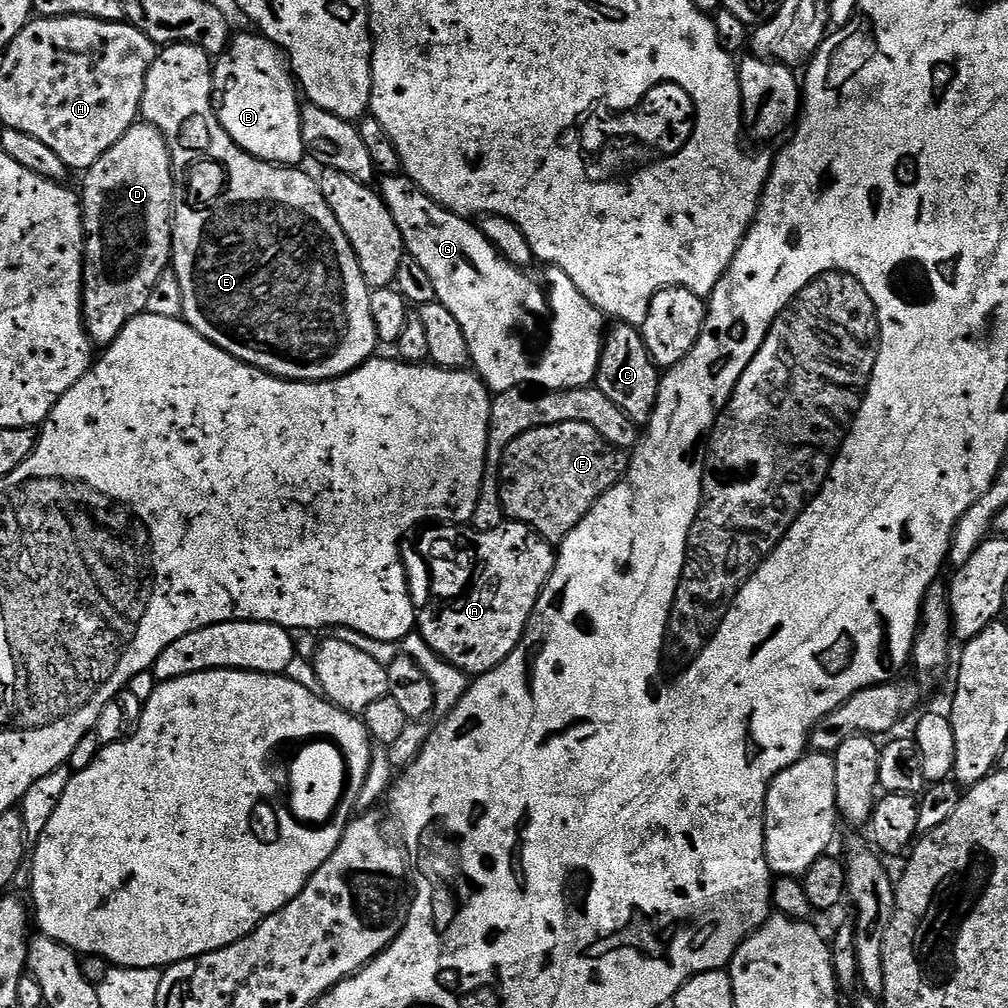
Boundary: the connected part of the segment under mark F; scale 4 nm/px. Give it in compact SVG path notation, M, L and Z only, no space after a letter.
M582 422L543 424L541 428L531 428L529 432L515 436L502 453L504 465L498 475L505 517L518 524L527 524L549 542L563 540L593 508L598 497L620 483L626 472L626 460L619 455L623 456L598 434L598 430L594 430L594 426Z

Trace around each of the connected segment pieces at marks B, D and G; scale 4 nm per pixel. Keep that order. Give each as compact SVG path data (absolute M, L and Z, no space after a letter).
M237 35L229 43L223 55L215 61L212 91L218 101L216 117L220 119L220 125L226 130L228 137L243 152L249 152L256 159L263 160L273 166L299 165L299 160L305 159L306 153L302 142L302 126L300 125L302 100L298 95L298 85L280 49L267 40L265 36L250 35Z
M137 122L92 168L87 169L82 192L84 213L84 326L93 345L111 346L120 331L149 307L156 283L167 273L172 258L172 217L176 207L177 177L165 133Z
M392 174L387 180L388 185L382 188L384 204L400 228L407 255L411 259L413 256L417 266L428 275L436 291L435 299L458 318L458 326L462 326L462 334L468 343L471 367L488 385L489 393L520 390L528 386L524 384L537 384L540 390L563 392L565 388L589 387L595 381L606 341L606 317L580 293L568 276L550 280L552 289L547 300L543 290L530 277L523 276L525 273L519 267L505 260L481 229L472 225L471 219L434 203L407 178Z

